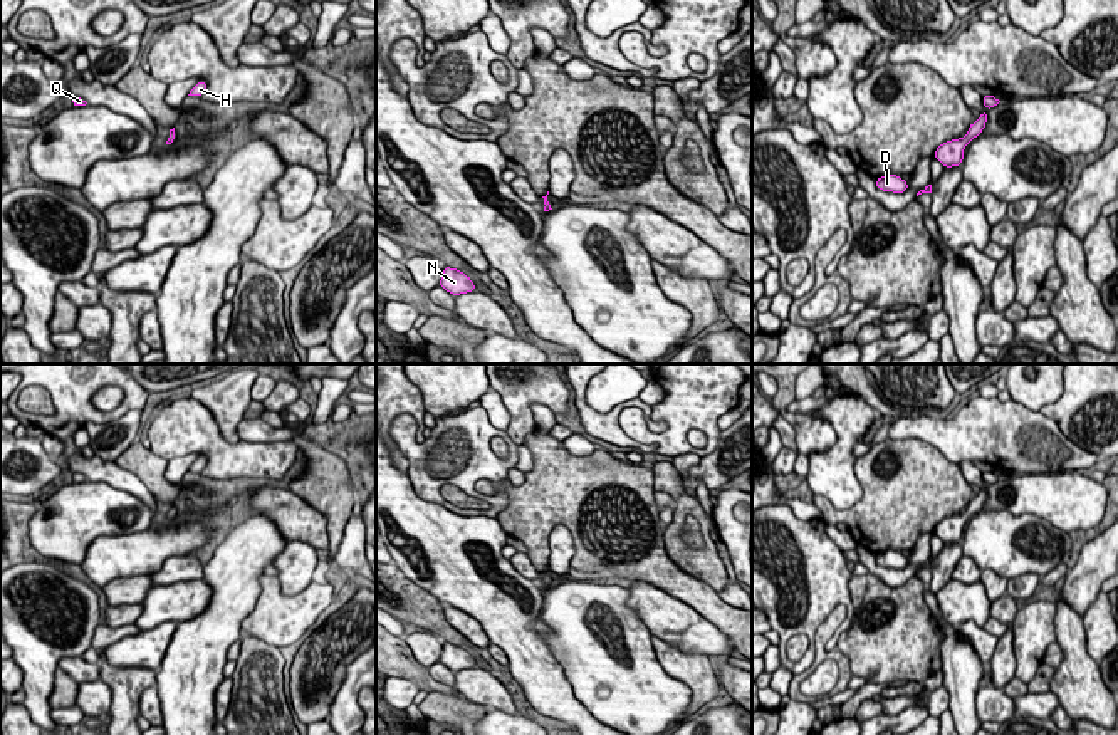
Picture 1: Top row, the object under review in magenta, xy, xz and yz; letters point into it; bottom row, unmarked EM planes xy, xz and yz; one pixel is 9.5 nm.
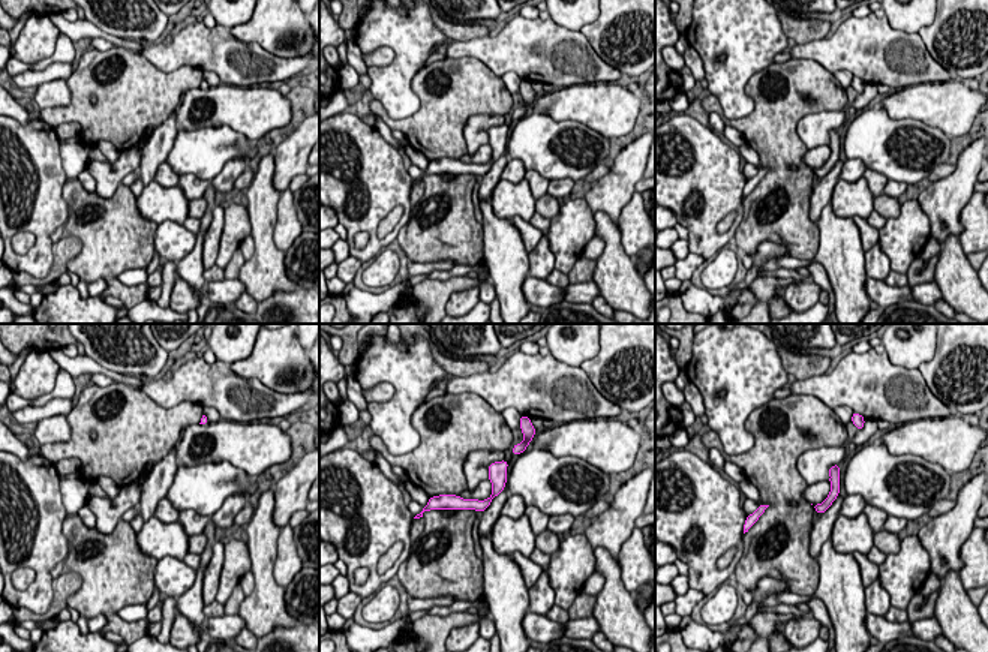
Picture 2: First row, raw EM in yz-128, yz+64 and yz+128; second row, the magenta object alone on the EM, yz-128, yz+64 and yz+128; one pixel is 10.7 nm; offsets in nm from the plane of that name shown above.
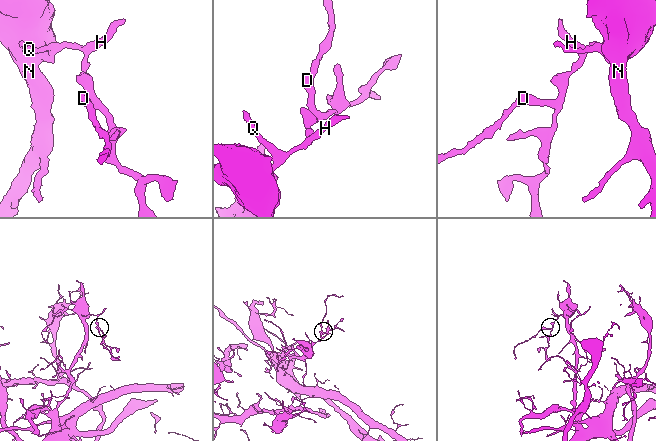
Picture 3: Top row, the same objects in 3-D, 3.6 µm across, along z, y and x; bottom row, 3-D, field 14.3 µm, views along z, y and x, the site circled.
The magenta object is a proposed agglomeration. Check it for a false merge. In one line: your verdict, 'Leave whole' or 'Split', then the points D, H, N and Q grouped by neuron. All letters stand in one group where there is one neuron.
Leave whole. Groups: D H N Q

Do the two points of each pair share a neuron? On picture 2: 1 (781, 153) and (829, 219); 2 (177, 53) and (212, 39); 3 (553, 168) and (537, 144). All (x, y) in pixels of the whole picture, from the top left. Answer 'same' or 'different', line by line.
1: different
2: same
3: same

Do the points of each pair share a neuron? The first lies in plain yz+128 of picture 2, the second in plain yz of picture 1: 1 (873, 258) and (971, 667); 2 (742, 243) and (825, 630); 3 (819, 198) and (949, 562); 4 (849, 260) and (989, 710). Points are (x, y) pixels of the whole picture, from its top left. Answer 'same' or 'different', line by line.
1: different
2: different
3: same
4: different

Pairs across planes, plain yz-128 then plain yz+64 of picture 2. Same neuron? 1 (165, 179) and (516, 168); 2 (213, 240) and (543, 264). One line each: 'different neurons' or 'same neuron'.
1: same neuron
2: same neuron

